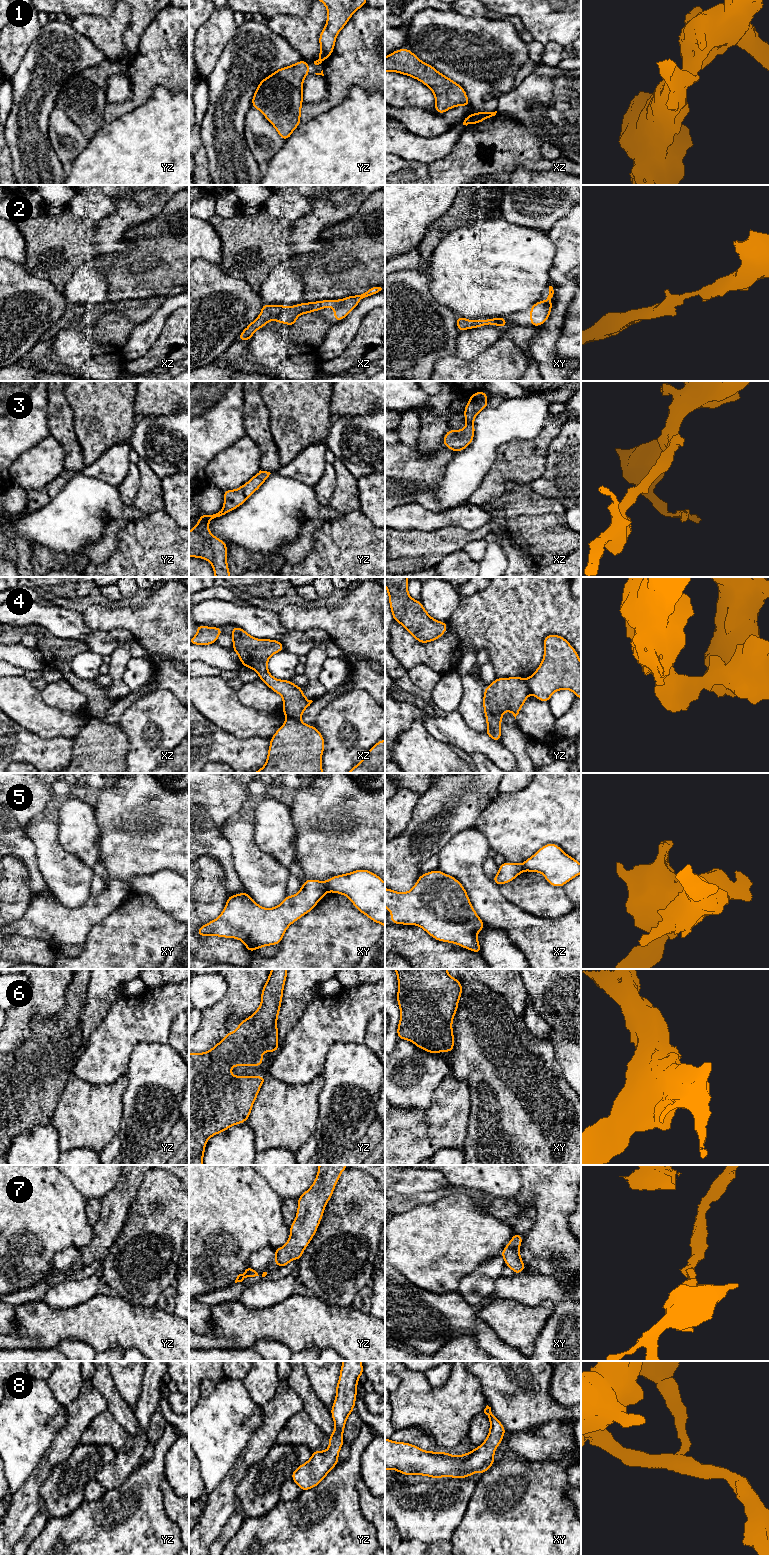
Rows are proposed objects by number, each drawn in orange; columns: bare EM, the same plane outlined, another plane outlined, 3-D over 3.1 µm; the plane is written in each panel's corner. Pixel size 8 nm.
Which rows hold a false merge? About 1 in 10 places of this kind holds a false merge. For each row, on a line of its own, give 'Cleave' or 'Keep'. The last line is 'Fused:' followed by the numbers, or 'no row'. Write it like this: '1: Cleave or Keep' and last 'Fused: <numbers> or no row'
1: Cleave
2: Keep
3: Keep
4: Cleave
5: Cleave
6: Keep
7: Keep
8: Keep
Fused: 1, 4, 5

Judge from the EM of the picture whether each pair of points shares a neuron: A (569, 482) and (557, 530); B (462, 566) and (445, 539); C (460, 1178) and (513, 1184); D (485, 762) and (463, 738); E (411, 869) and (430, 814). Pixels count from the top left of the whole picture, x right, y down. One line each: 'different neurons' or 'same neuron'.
A: different neurons
B: different neurons
C: same neuron
D: different neurons
E: same neuron

